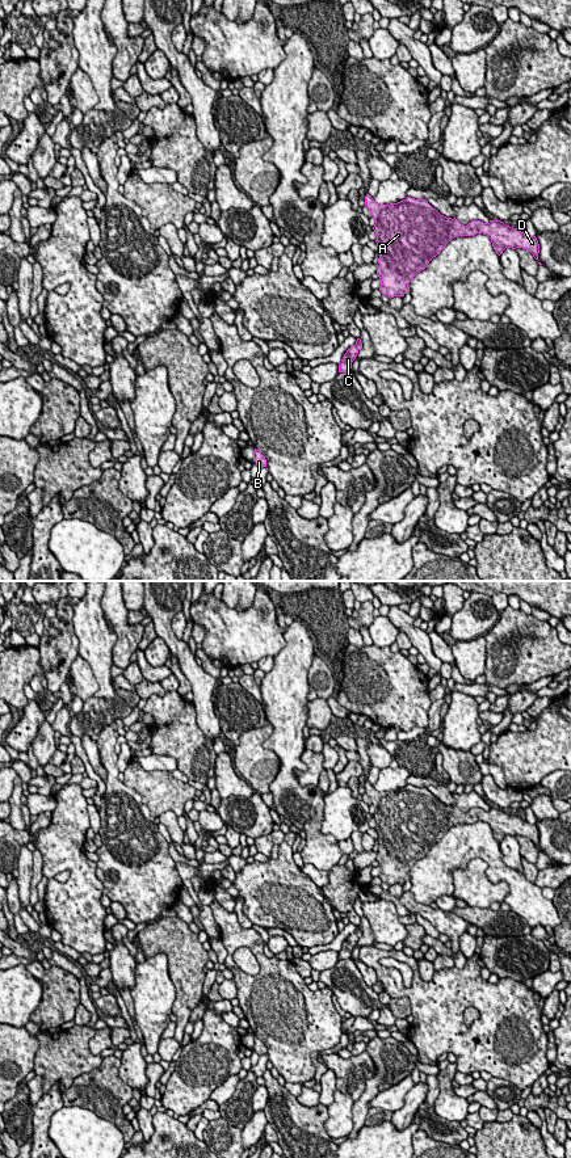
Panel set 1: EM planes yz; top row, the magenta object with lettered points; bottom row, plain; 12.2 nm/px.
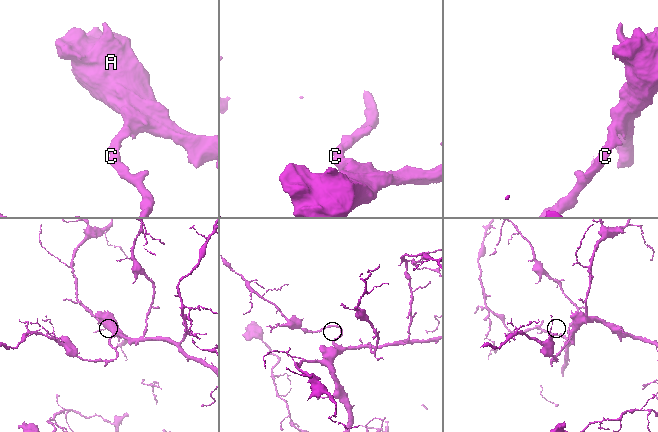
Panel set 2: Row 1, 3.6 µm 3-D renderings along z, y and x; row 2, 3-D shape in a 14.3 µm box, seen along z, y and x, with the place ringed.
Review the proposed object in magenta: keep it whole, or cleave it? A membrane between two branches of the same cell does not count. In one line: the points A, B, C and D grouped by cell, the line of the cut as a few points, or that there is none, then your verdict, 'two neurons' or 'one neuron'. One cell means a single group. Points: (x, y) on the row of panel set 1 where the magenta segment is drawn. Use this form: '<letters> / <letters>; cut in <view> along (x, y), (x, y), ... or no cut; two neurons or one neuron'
A B C D; no cut; one neuron

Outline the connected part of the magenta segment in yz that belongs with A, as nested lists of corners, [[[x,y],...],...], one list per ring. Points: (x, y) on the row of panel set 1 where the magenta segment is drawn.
[[[366,194],[365,206],[375,220],[379,291],[390,299],[410,292],[408,285],[413,277],[457,236],[483,233],[491,239],[499,256],[505,248],[522,248],[538,260],[537,237],[500,220],[473,220],[463,226],[455,218],[441,215],[427,199],[411,197],[398,203],[379,205]]]

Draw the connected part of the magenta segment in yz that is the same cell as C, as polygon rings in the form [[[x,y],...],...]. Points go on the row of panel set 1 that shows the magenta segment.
[[[357,338],[356,344],[350,346],[339,363],[339,372],[347,372],[352,369],[352,362],[356,359],[358,351],[362,349],[362,342]]]

